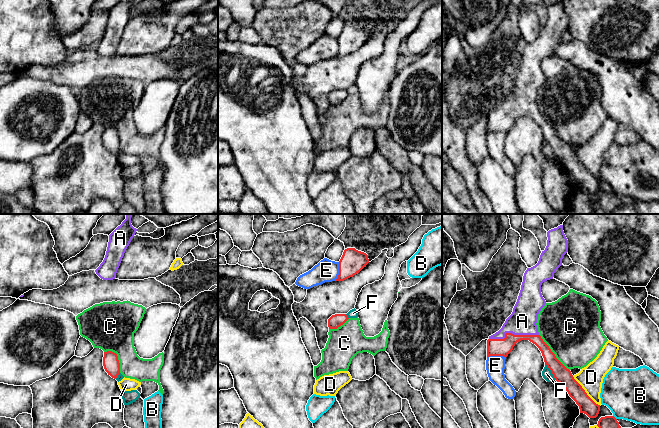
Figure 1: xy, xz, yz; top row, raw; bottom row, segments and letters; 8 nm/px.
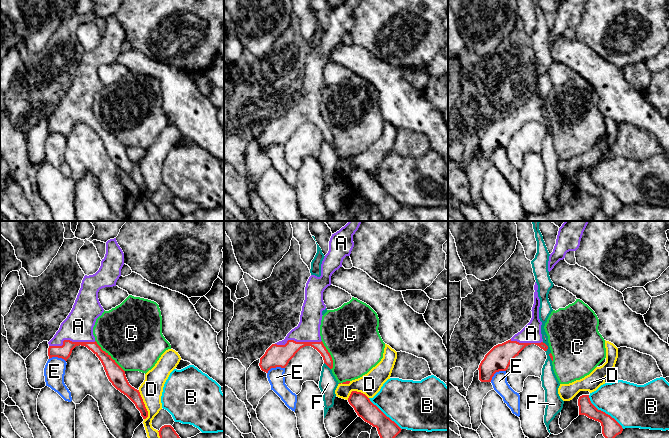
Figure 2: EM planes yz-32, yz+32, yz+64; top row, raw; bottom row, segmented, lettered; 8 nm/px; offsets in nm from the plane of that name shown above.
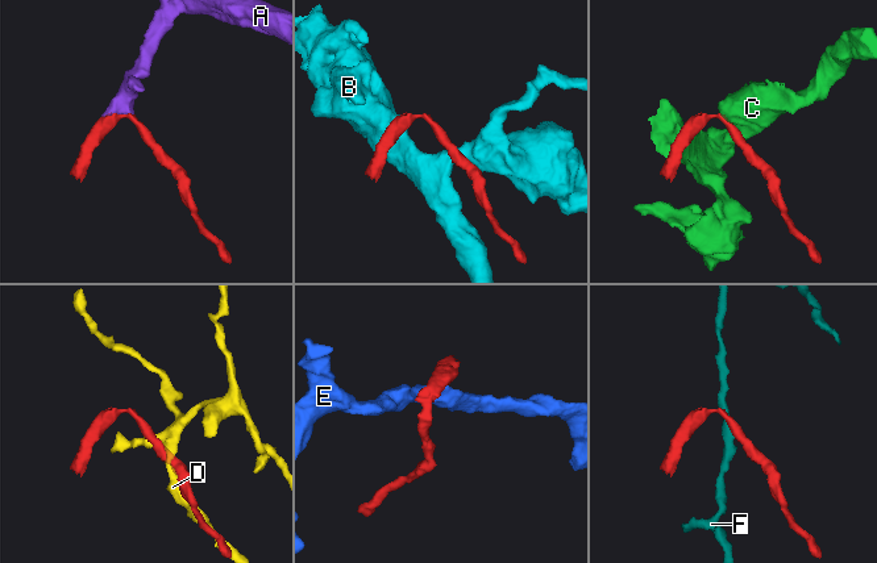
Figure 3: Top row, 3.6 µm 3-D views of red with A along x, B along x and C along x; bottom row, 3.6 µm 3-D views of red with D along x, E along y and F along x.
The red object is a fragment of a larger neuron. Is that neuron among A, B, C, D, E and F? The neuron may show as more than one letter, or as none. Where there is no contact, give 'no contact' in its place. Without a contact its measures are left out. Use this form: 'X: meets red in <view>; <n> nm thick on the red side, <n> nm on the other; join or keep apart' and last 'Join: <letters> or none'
A: meets red in yz; 140 nm thick on the red side, 220 nm on the other; join
B: meets red in yz; 100 nm thick on the red side, 420 nm on the other; keep apart
C: meets red in yz; 130 nm thick on the red side, 460 nm on the other; keep apart
D: meets red in yz; 130 nm thick on the red side, 190 nm on the other; keep apart
E: meets red in xz; 190 nm thick on the red side, 180 nm on the other; keep apart
F: meets red in yz; 130 nm thick on the red side, 80 nm on the other; keep apart
Join: A

